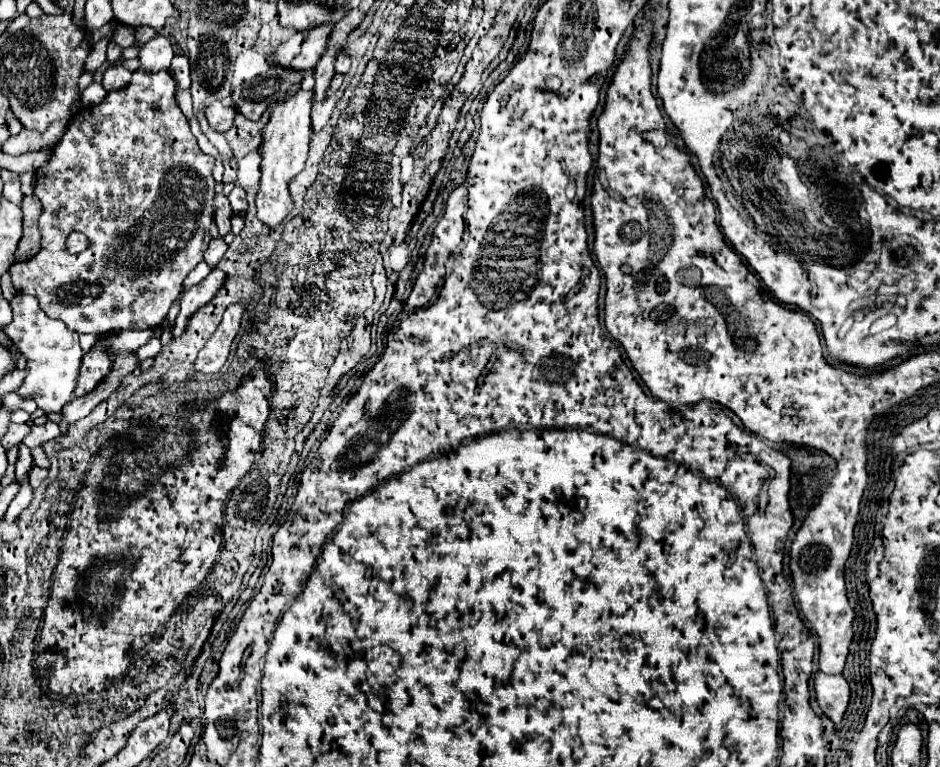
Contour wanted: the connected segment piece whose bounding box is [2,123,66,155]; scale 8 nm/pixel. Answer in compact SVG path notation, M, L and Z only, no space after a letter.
M54 123L54 127L50 127L50 131L46 131L46 135L38 135L38 131L22 129L16 137L10 137L4 143L2 151L8 155L22 155L26 151L48 149L58 143L58 139L62 137L62 131L66 131L66 123Z

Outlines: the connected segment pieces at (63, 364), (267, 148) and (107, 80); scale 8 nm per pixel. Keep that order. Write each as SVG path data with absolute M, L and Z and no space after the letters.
M16 295L10 301L10 307L14 311L14 319L10 325L6 325L4 333L16 343L18 351L28 361L28 375L18 393L28 393L28 397L32 397L40 409L60 413L60 409L64 409L64 405L72 399L78 367L84 355L78 345L78 333L70 331L62 321L50 319L38 307L38 299L32 299L32 295Z
M298 91L294 97L278 103L272 113L270 121L262 129L262 145L260 145L260 189L256 195L256 207L258 207L258 219L270 227L276 229L294 209L294 199L290 195L290 181L304 169L306 157L308 157L308 143L310 143L310 109L312 109L312 91Z
M118 65L118 67L110 67L110 69L104 73L102 87L104 87L106 91L122 89L126 83L130 83L130 77L132 77L132 73L130 73L128 69L124 69L122 65Z

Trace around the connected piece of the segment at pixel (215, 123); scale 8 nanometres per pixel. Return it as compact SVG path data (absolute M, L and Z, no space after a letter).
M214 101L210 107L206 107L206 117L210 127L214 127L216 131L228 131L232 121L234 121L236 111L232 107L224 107L220 101Z

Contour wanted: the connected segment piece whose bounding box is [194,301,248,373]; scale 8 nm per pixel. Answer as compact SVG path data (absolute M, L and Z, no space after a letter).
M238 301L238 303L232 303L224 311L224 317L222 317L218 329L214 331L210 341L204 345L204 349L198 353L198 359L194 365L196 371L200 371L200 373L220 373L222 371L222 367L230 355L230 345L240 331L240 321L242 321L246 307L248 307L248 303Z

